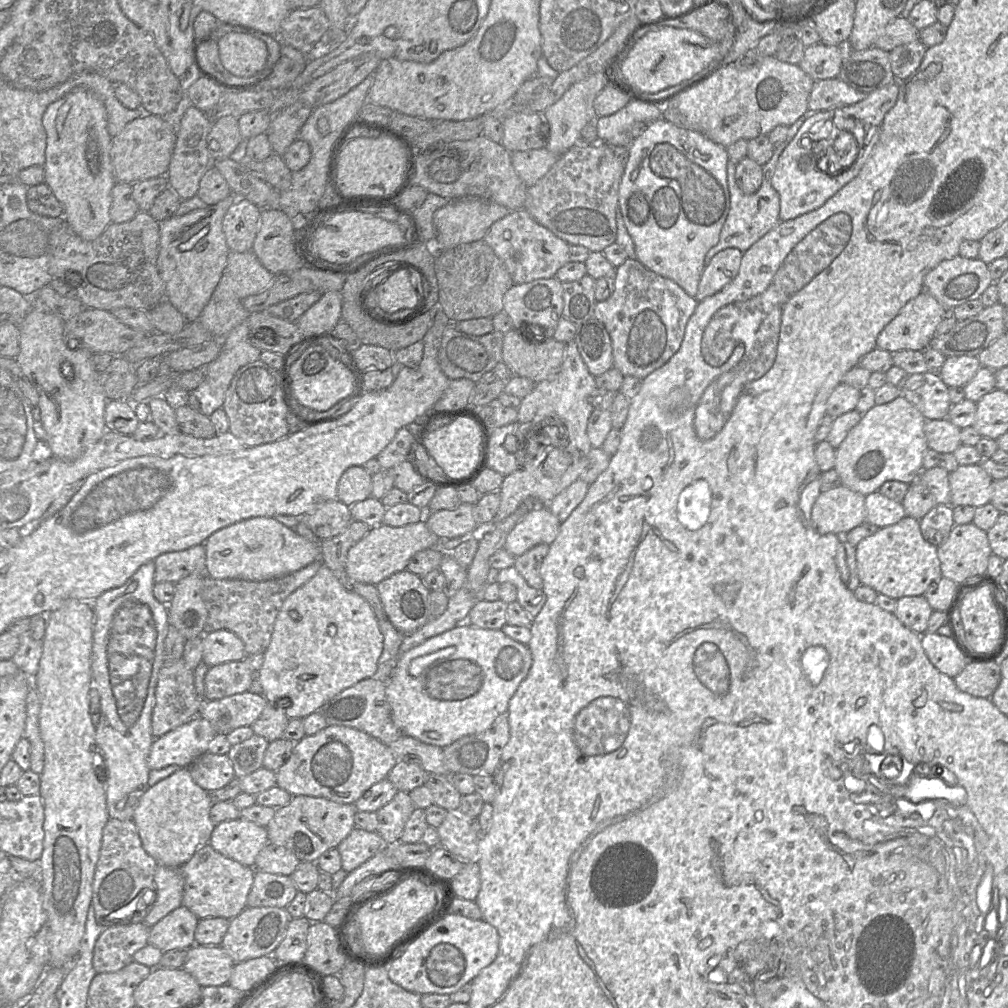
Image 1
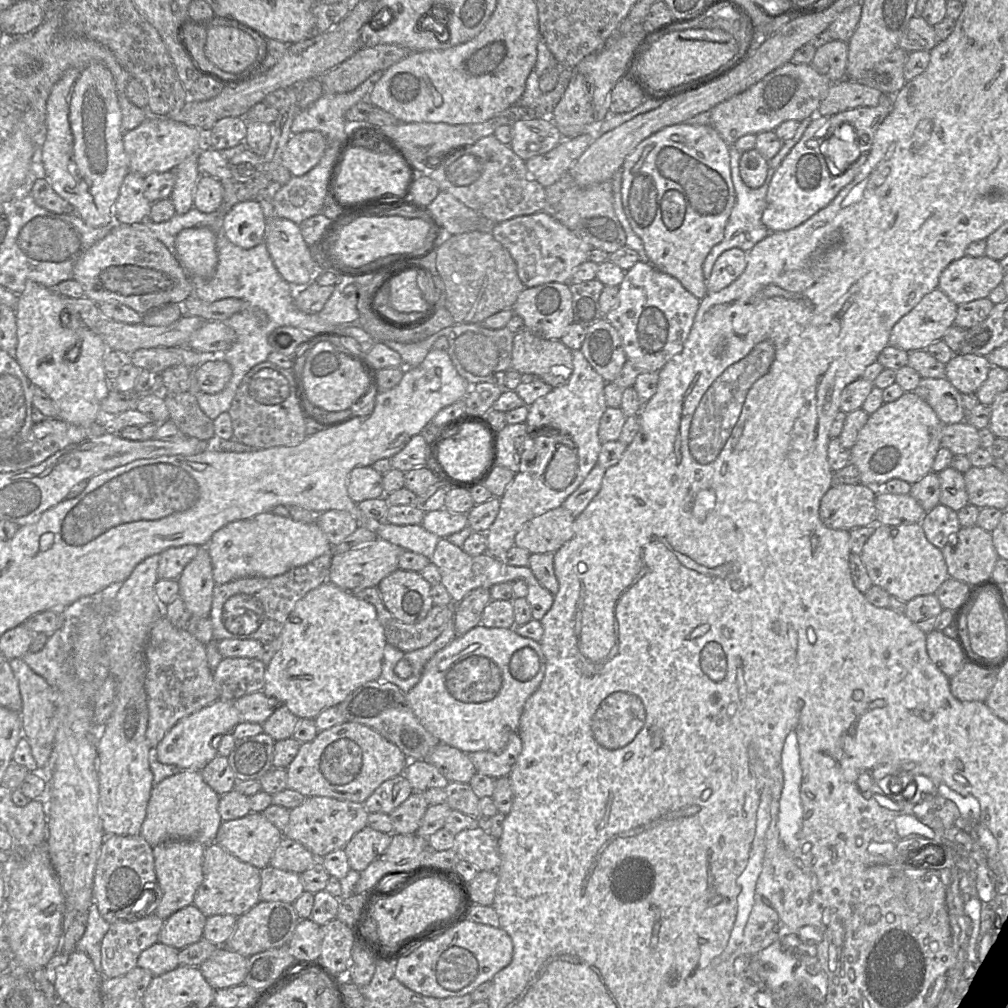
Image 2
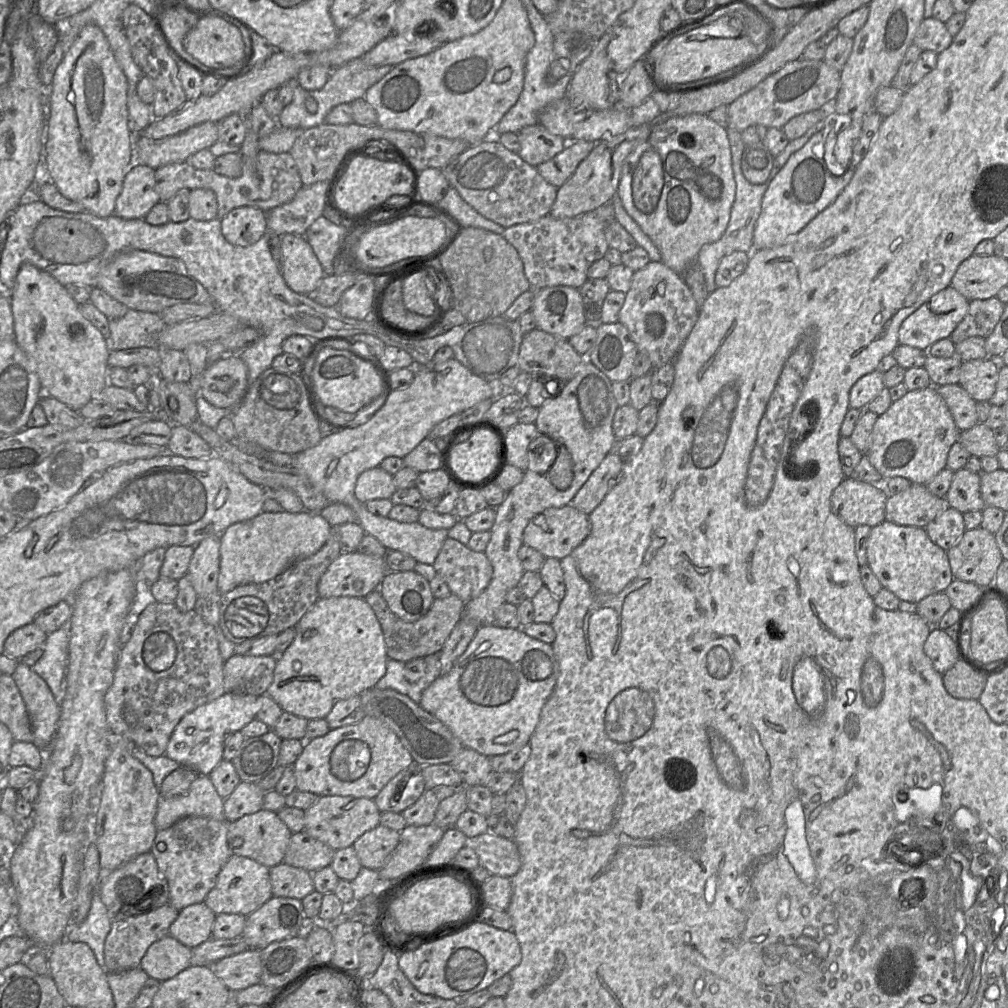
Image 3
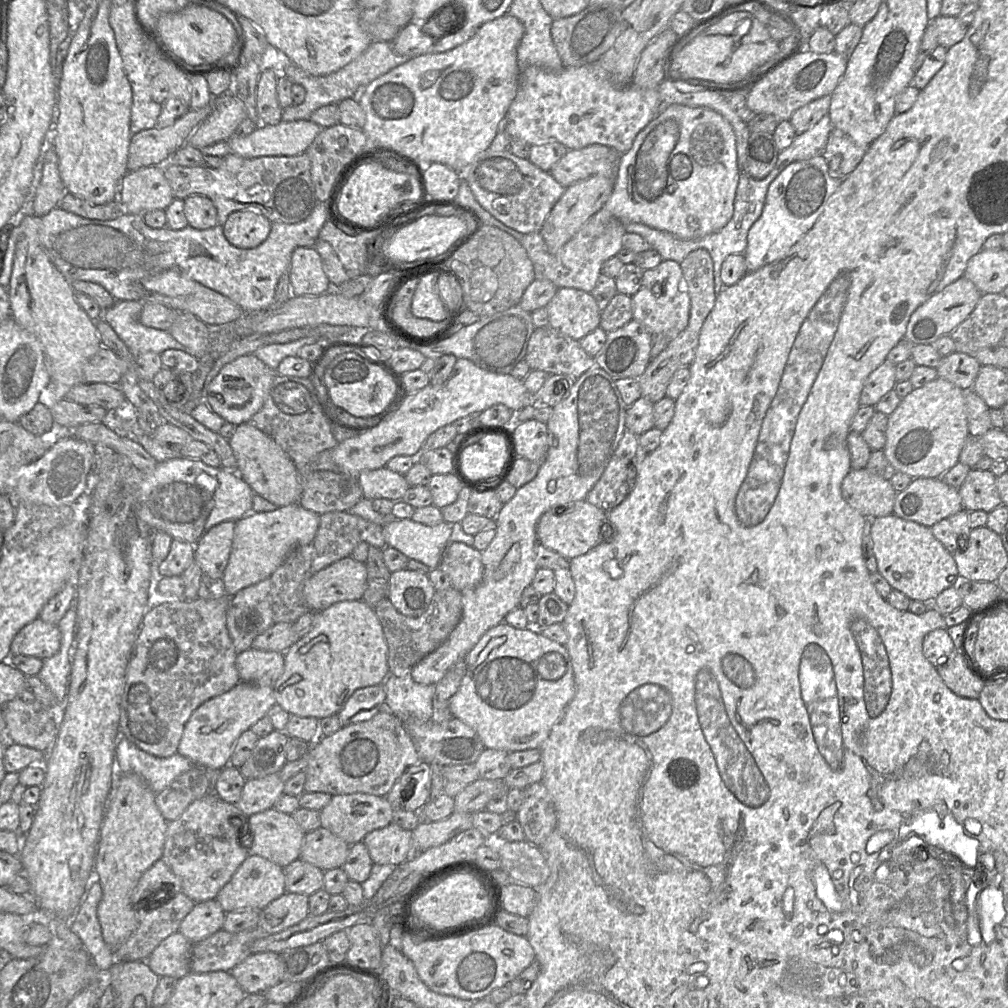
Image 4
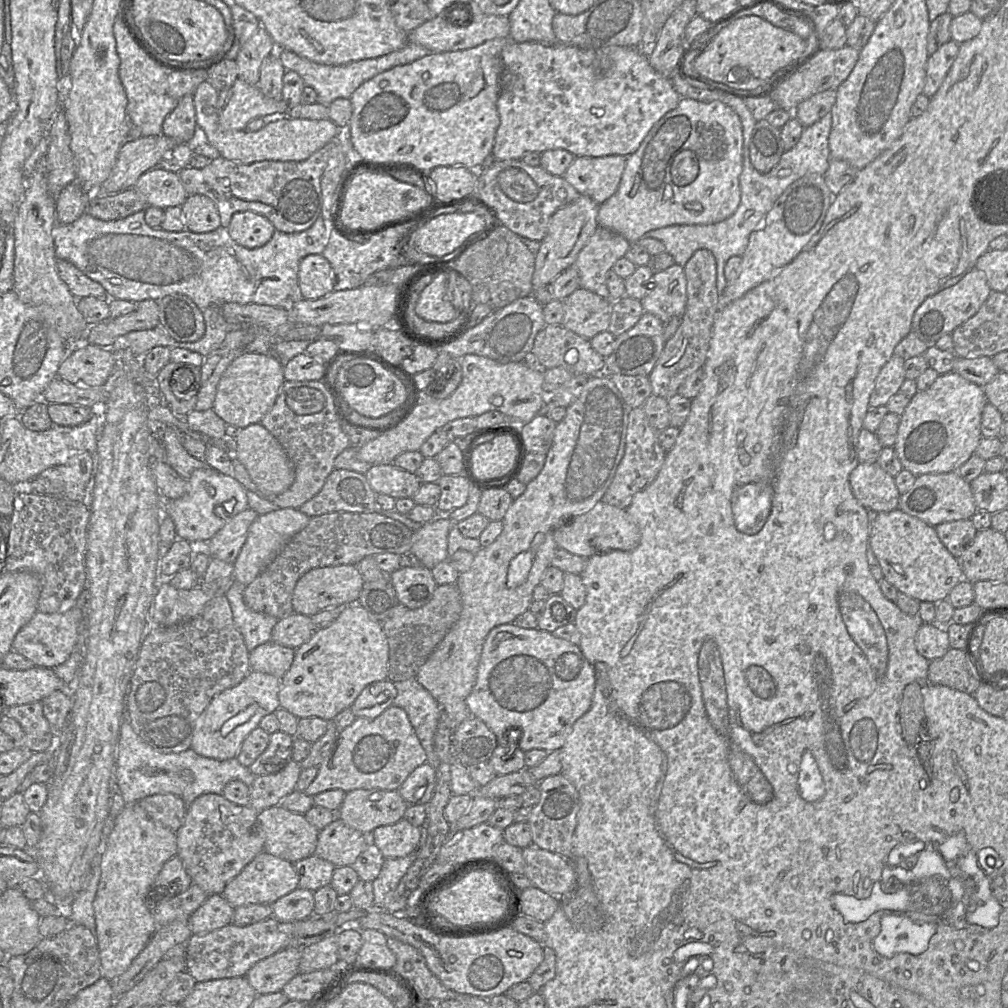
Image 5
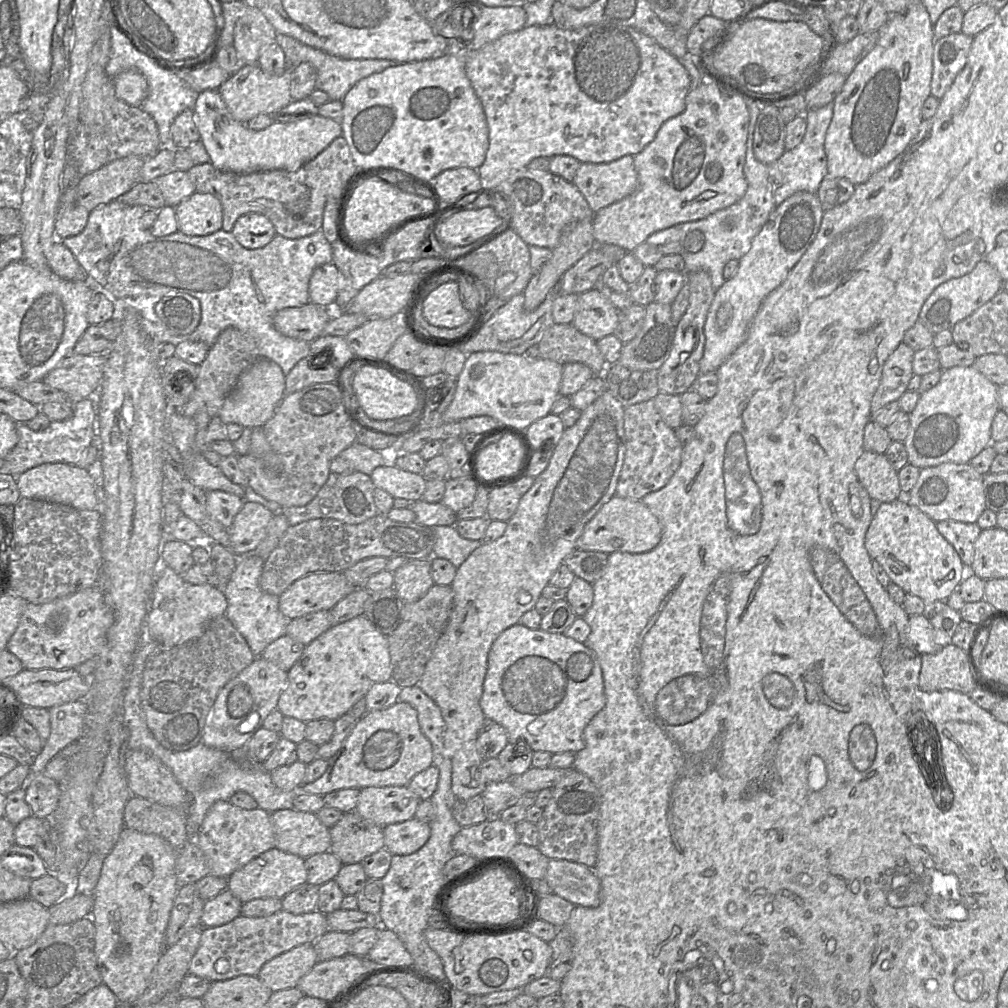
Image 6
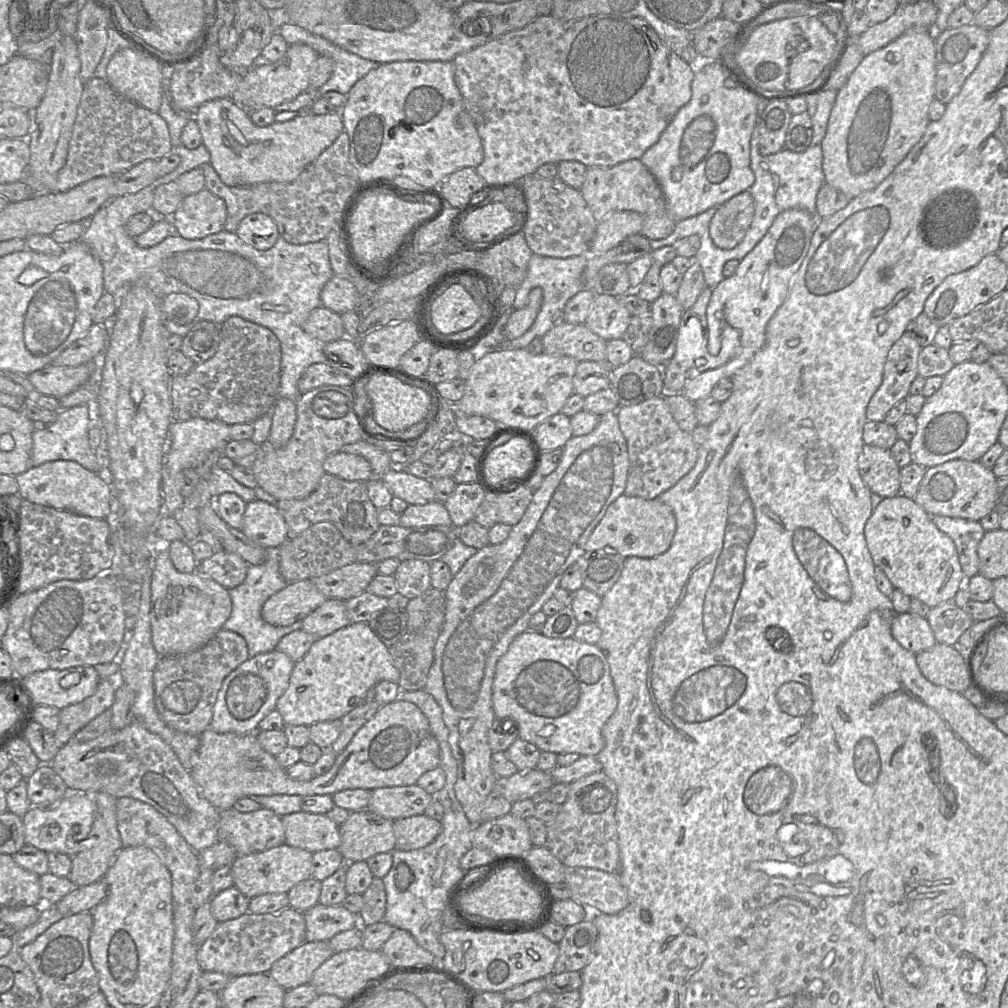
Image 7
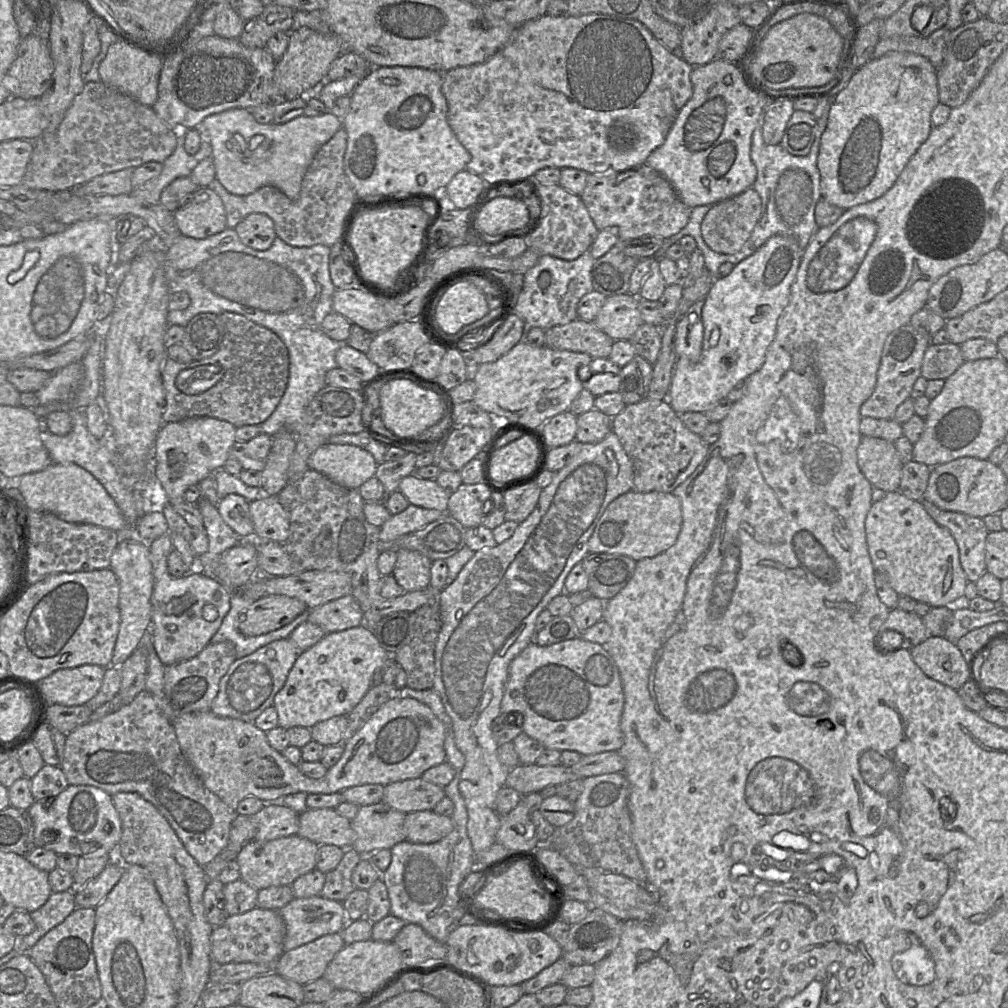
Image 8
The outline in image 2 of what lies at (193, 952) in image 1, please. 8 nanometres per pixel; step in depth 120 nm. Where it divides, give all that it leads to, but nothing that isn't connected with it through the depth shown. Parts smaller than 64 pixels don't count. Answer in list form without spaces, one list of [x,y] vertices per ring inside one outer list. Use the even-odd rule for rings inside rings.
[[[218,946],[198,968],[209,985],[217,990],[244,984],[247,958],[225,946]]]

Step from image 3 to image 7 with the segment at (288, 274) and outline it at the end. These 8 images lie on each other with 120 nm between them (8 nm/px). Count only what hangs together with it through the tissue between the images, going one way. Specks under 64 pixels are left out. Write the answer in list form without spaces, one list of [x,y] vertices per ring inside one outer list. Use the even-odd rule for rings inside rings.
[[[333,276],[320,293],[321,305],[337,314],[359,310],[363,297],[356,285],[347,277]]]

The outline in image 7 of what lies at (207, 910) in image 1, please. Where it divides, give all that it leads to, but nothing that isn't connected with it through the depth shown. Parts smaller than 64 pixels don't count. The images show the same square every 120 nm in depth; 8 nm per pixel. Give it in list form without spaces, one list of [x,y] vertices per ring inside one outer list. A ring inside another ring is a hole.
[[[286,843],[263,852],[237,856],[231,864],[234,885],[249,899],[271,893],[288,893],[313,874],[313,853]]]

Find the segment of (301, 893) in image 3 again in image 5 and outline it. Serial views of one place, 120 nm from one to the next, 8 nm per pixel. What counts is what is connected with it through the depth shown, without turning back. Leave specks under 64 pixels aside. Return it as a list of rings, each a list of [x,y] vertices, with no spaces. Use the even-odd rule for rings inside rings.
[[[312,855],[293,863],[298,876],[298,887],[315,892],[330,885],[334,869],[331,862]]]

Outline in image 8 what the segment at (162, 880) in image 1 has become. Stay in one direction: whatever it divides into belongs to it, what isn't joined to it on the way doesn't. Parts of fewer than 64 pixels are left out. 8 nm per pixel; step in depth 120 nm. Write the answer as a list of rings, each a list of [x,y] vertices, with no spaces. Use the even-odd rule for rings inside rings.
[[[264,805],[259,812],[249,816],[257,827],[254,840],[268,842],[297,834],[299,815],[284,805]]]

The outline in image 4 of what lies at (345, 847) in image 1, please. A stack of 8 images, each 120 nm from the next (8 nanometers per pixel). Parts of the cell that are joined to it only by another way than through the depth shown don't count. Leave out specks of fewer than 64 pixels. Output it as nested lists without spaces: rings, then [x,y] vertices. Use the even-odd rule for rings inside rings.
[[[394,823],[369,832],[363,843],[374,864],[399,865],[413,854],[412,831]]]

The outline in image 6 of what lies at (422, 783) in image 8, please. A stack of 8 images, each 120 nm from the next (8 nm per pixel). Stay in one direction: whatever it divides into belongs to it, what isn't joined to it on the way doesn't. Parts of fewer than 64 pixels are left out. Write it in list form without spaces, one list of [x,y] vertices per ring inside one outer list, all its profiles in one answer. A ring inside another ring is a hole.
[[[407,786],[360,789],[355,812],[381,827],[415,817],[421,799]]]

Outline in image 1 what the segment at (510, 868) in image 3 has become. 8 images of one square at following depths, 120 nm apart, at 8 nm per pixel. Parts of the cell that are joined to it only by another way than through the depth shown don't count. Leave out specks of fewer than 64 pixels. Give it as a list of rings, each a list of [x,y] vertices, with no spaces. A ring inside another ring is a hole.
[[[448,811],[444,821],[437,827],[437,831],[440,846],[466,861],[478,862],[481,835],[473,831],[468,819],[455,811]]]

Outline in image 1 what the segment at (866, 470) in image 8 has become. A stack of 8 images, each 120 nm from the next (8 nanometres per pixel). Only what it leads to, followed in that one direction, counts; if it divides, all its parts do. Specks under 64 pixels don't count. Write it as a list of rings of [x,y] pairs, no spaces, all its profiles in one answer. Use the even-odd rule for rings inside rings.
[[[844,485],[821,491],[811,510],[813,527],[820,534],[845,535],[866,521],[865,496]]]

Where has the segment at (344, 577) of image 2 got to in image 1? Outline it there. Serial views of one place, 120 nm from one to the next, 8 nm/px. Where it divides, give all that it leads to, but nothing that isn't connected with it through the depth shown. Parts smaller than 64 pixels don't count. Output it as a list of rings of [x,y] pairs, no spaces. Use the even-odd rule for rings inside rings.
[[[424,519],[401,527],[380,524],[371,528],[349,549],[346,572],[351,579],[359,583],[377,585],[392,574],[406,570],[414,554],[428,548],[437,548],[439,543],[440,539],[428,528]]]

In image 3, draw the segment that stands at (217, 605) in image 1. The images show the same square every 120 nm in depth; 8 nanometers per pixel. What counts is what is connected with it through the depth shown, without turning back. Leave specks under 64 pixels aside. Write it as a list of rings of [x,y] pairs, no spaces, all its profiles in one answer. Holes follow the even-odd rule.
[[[331,526],[331,533],[323,547],[307,558],[299,560],[290,565],[282,573],[271,580],[258,584],[245,584],[236,587],[230,592],[221,595],[219,613],[219,629],[224,636],[234,644],[241,644],[258,638],[278,635],[290,627],[294,627],[304,614],[320,598],[318,594],[318,583],[329,565],[341,554],[338,527]]]

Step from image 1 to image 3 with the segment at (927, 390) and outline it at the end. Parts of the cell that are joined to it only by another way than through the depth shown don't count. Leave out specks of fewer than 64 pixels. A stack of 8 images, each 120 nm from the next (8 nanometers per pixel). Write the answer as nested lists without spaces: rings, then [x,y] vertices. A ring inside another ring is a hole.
[[[960,384],[935,385],[935,388],[946,402],[960,431],[979,422],[976,400]]]

